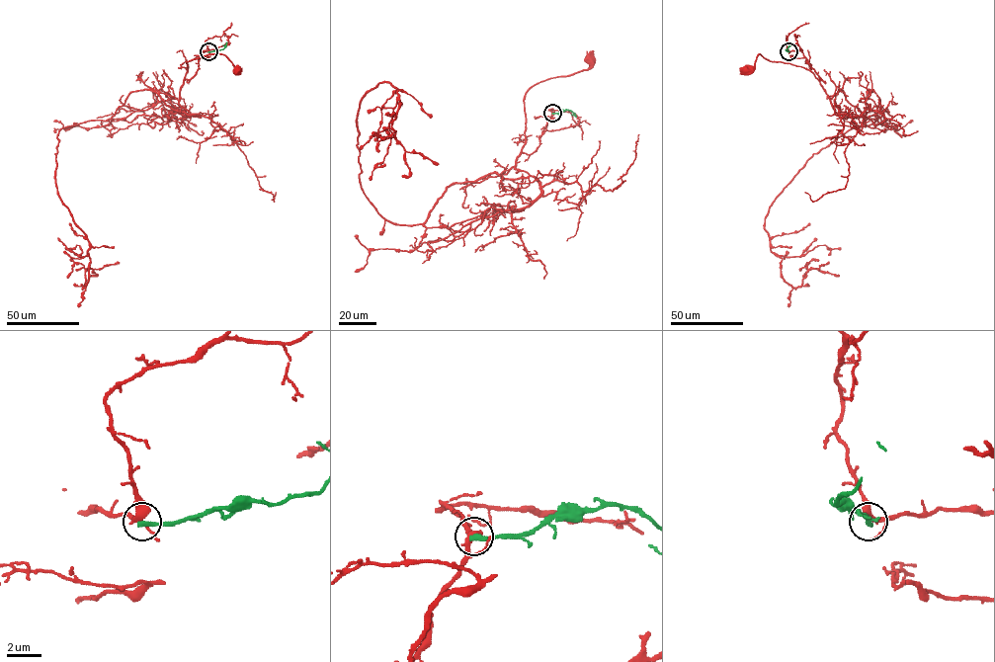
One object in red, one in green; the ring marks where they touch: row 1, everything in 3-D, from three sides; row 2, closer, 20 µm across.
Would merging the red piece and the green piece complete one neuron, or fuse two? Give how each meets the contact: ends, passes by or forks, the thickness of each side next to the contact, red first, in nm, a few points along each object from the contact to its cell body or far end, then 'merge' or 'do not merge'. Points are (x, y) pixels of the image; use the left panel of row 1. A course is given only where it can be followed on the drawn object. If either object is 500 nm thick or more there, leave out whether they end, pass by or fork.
red passes by; green ends; calibres 400 and 280 nm; course red (208, 51), (202, 51), (197, 72), (189, 79), (184, 78), (186, 61), (207, 54), (223, 54), (238, 70); course green (208, 51), (222, 49), (226, 42); do not merge

